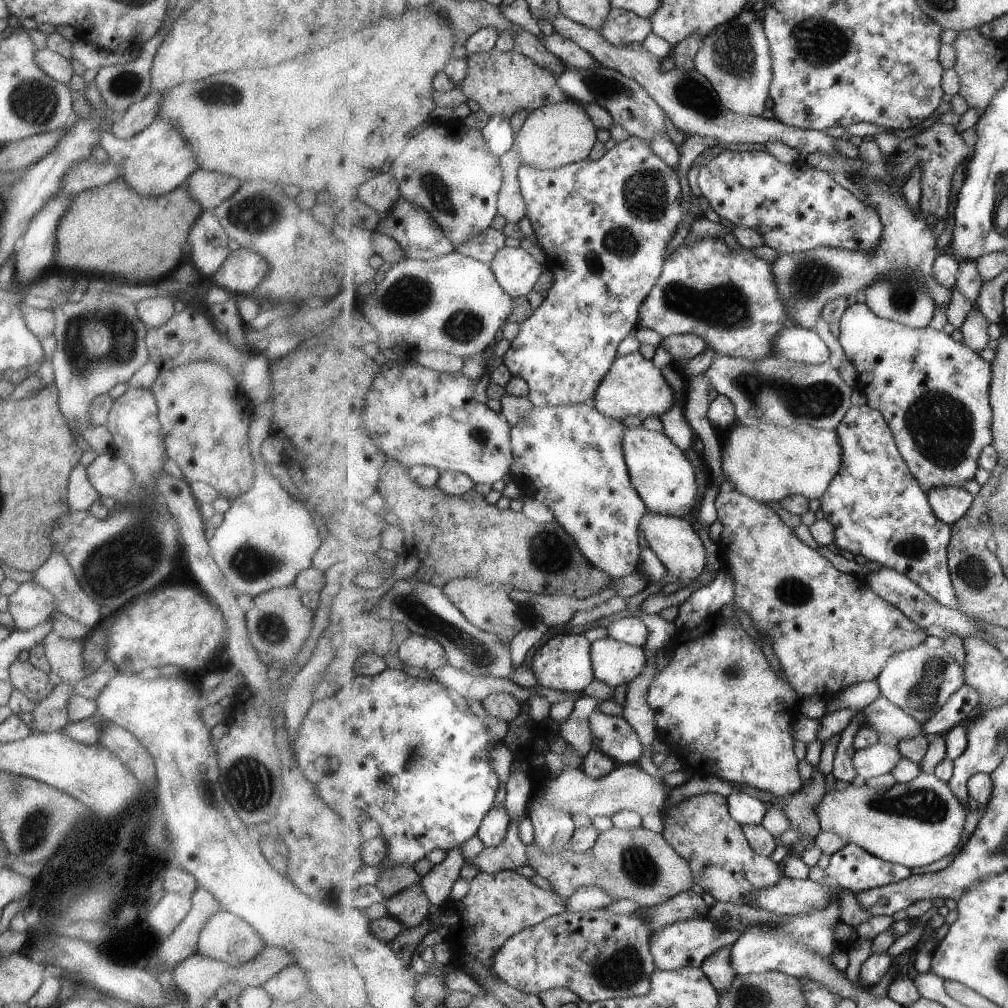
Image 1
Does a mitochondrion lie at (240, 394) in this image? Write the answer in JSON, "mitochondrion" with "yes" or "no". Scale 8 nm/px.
{"mitochondrion":"no"}

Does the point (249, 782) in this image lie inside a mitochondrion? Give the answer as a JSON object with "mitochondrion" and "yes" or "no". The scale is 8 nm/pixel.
{"mitochondrion":"yes"}

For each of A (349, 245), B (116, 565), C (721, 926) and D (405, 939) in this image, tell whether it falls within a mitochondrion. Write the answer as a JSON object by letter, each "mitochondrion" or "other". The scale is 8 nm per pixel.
{"A":"other","B":"mitochondrion","C":"other","D":"other"}

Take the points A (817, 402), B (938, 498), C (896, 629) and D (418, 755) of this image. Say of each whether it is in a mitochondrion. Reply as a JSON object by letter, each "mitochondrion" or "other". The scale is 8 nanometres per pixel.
{"A":"mitochondrion","B":"other","C":"other","D":"mitochondrion"}

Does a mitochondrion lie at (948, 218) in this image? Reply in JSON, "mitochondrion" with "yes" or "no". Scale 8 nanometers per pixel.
{"mitochondrion":"no"}

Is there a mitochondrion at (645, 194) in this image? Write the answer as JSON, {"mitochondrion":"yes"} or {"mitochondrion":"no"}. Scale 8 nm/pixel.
{"mitochondrion":"yes"}

